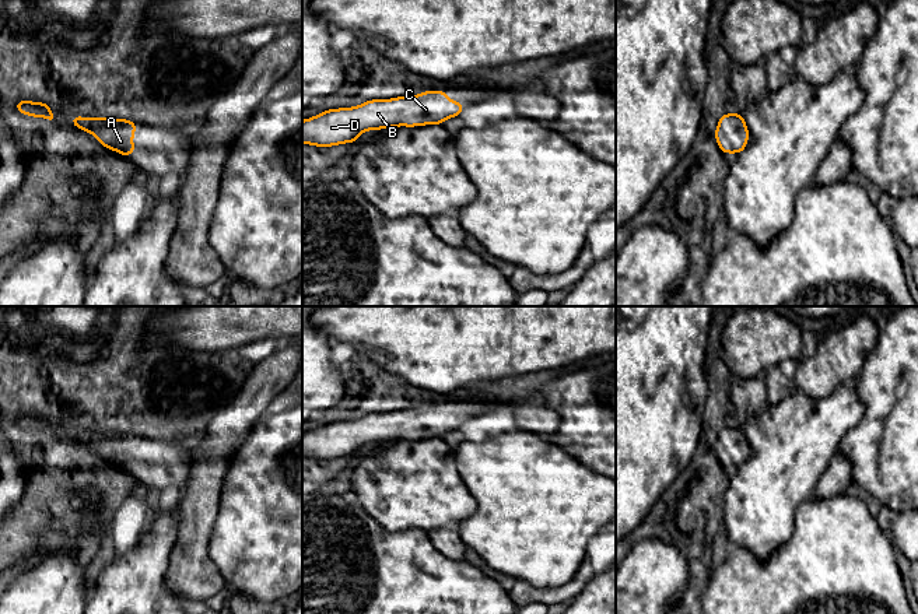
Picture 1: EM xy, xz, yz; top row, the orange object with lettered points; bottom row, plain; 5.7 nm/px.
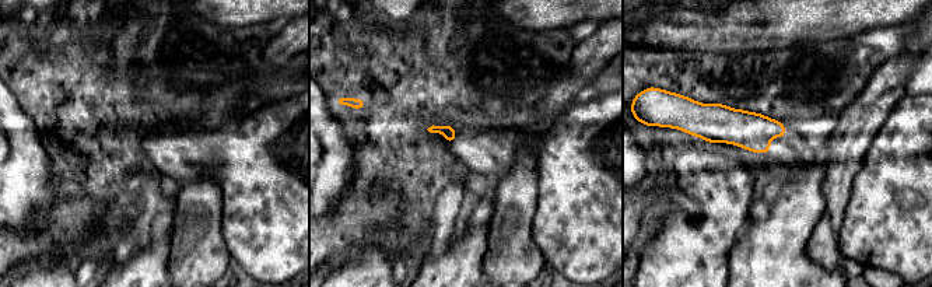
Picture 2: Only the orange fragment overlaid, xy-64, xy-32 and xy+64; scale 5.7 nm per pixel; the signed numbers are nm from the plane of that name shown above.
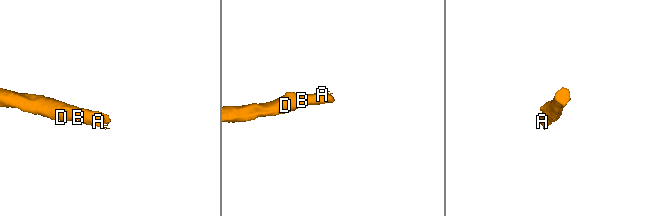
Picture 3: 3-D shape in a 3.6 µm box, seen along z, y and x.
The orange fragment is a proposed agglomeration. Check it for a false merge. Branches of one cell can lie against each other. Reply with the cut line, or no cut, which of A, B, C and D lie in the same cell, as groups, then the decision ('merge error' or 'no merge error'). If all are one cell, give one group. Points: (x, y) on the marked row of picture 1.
cut none; groups A B C D; no merge error

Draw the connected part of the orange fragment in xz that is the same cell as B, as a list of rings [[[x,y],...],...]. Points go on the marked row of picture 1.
[[[424,91],[418,95],[365,101],[358,106],[326,109],[302,120],[302,143],[333,147],[355,140],[367,130],[442,124],[460,116],[465,105],[448,98],[445,91]]]

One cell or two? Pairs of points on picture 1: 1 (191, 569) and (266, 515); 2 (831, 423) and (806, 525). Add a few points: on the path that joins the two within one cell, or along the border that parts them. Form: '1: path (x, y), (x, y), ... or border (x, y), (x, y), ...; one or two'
1: border (214, 523), (209, 557), (226, 585); two
2: border (812, 494), (799, 505), (794, 522); two

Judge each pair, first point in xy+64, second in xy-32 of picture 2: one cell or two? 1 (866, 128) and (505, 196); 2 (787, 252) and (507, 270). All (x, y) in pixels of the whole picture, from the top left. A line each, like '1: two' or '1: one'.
1: one
2: two

